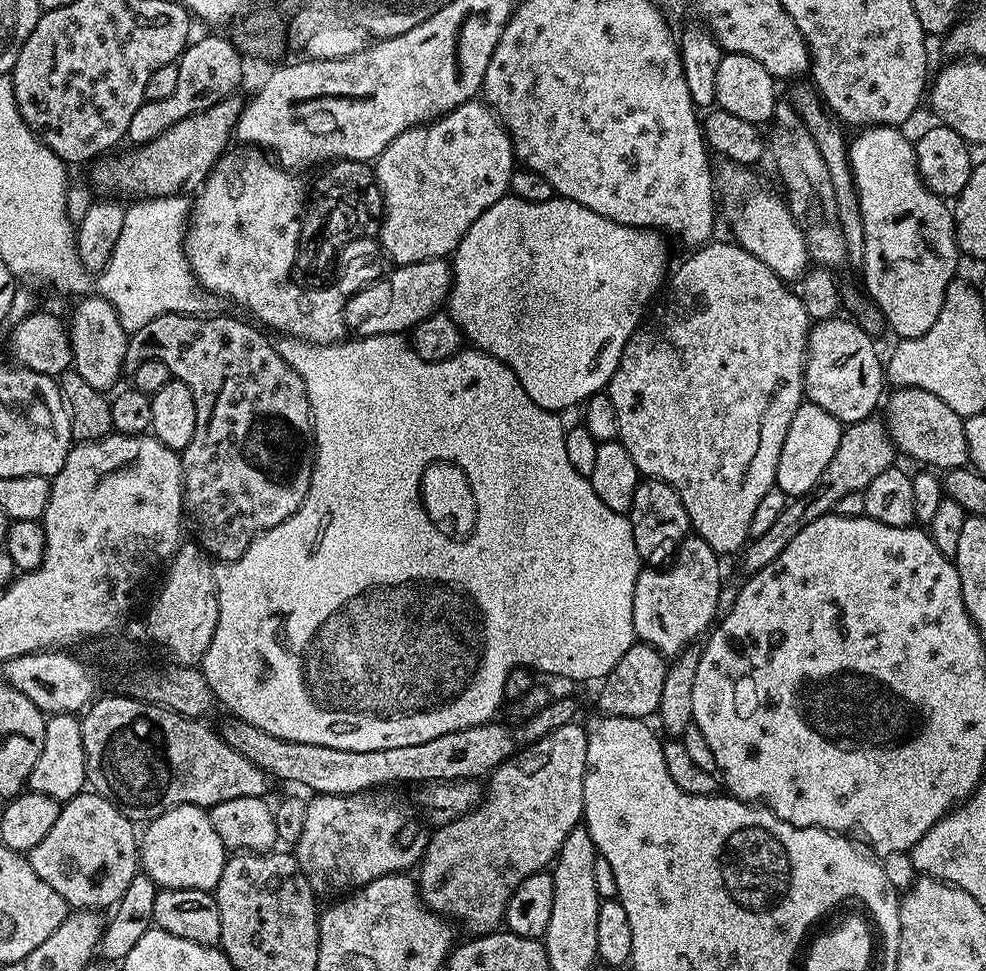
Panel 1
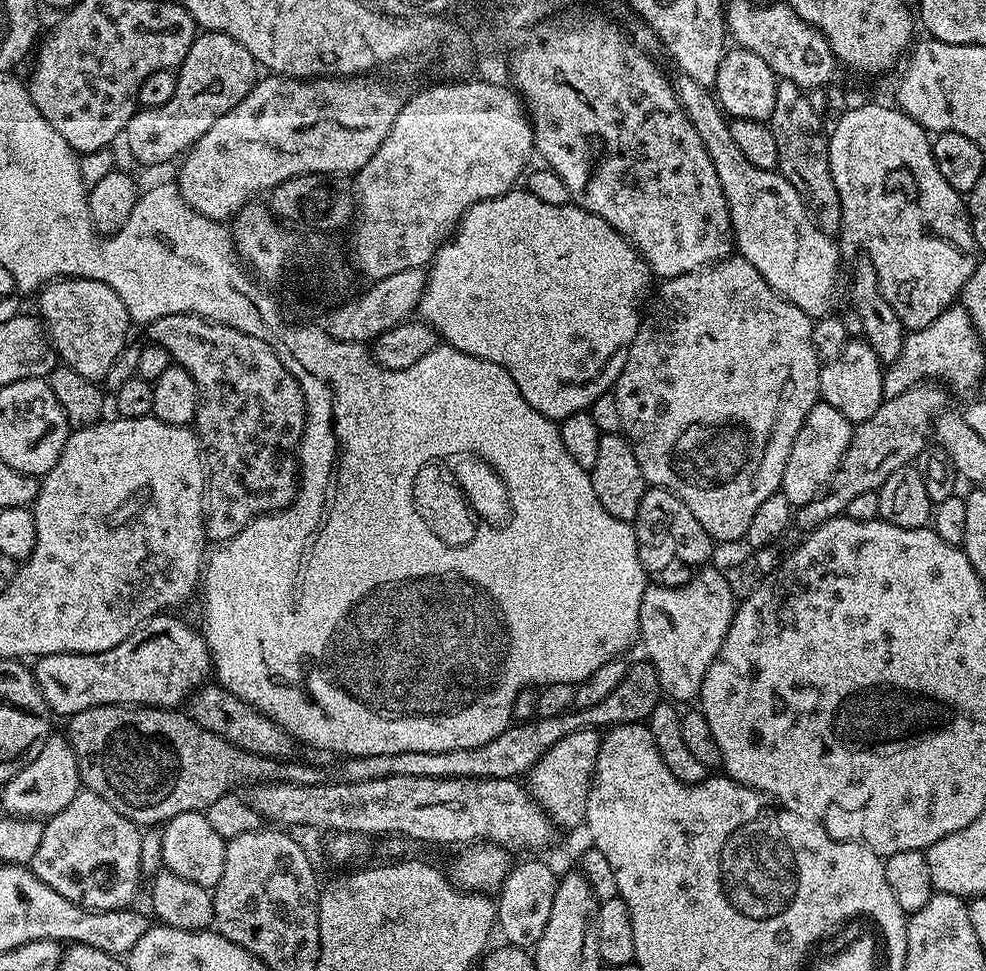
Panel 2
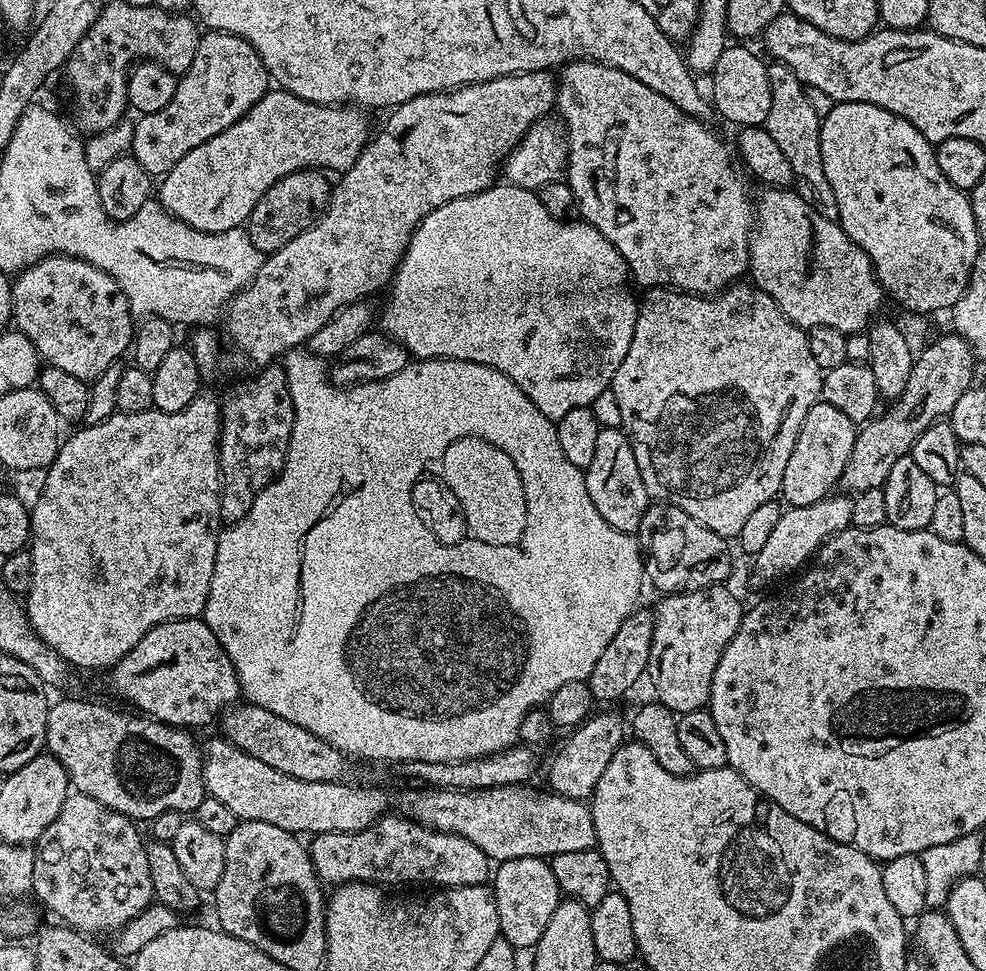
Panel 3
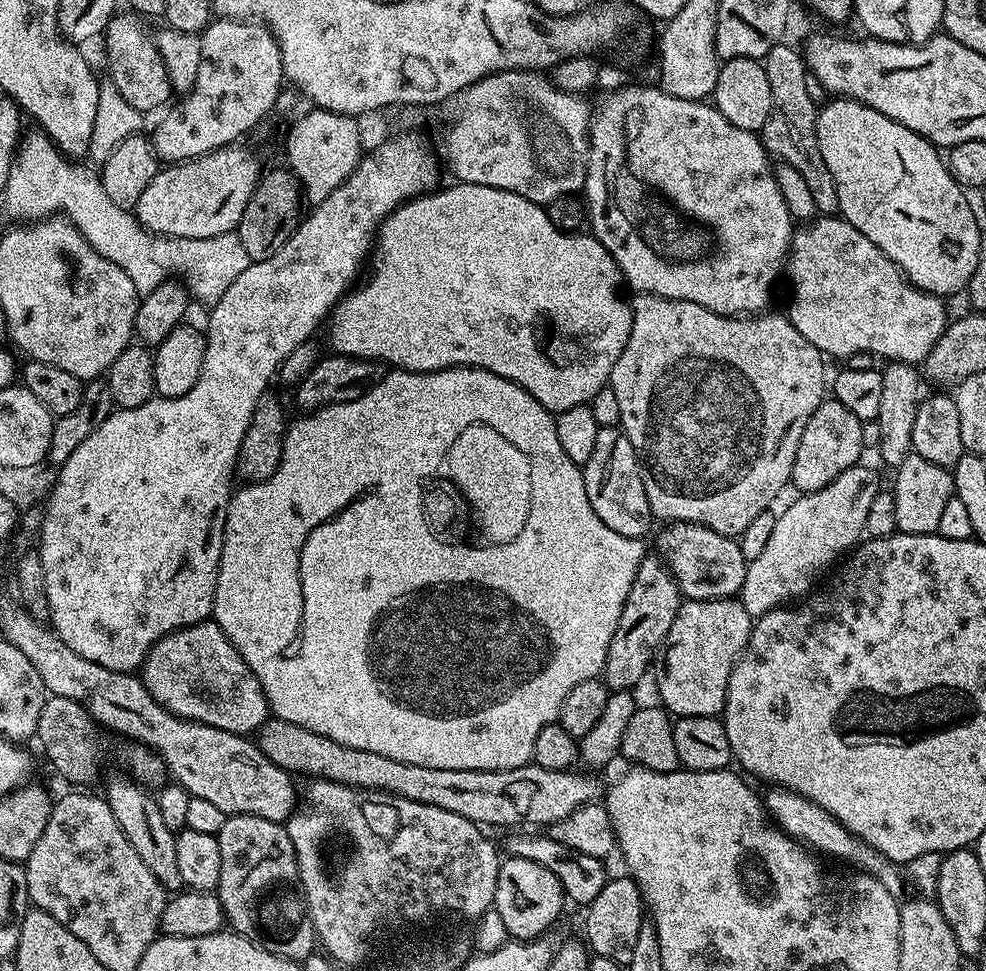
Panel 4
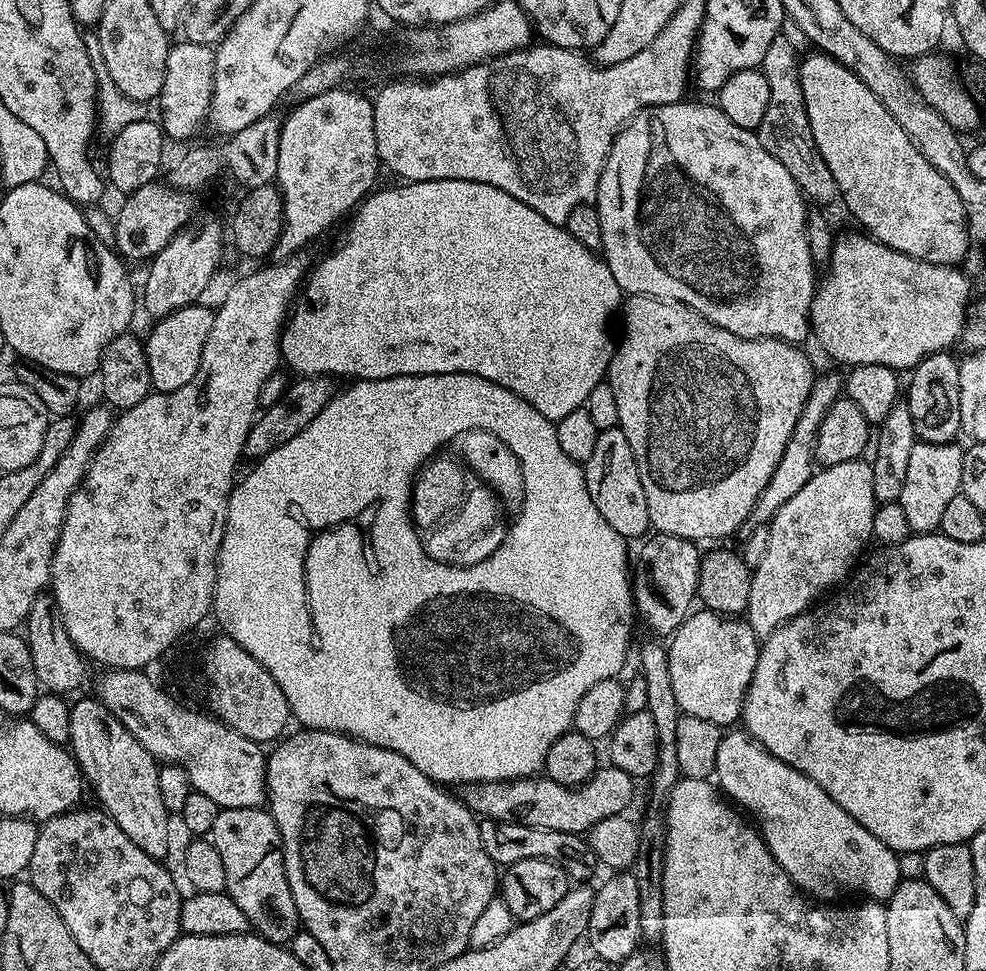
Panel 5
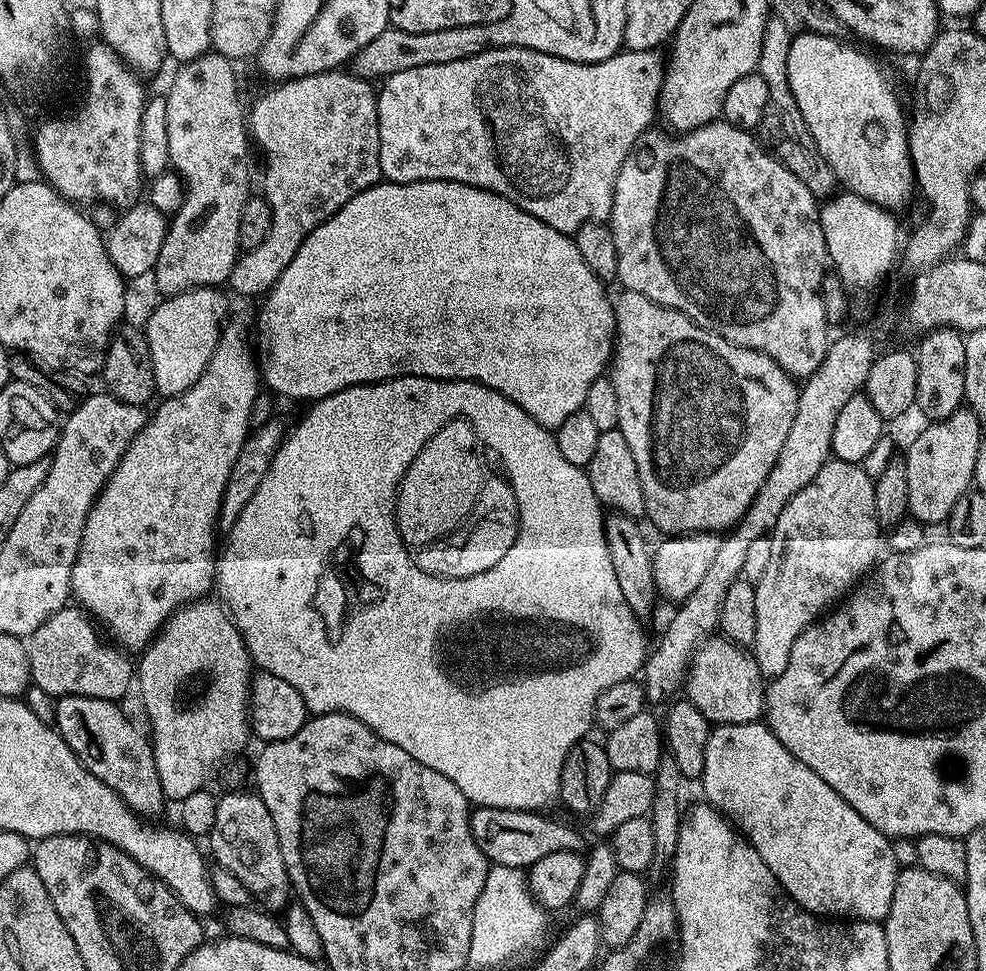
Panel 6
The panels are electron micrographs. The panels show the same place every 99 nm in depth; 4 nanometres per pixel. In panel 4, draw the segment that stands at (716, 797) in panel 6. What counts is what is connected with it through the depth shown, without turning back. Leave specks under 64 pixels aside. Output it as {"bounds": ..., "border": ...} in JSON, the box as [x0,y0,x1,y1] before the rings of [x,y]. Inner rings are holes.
{"bounds":[763,786,906,897],"border":[[[776,786],[769,792],[772,793],[763,797],[764,807],[768,809],[768,815],[777,828],[781,828],[792,839],[800,841],[801,844],[825,857],[827,857],[826,855],[833,856],[836,860],[849,860],[850,863],[856,864],[852,866],[878,878],[878,882],[882,882],[882,886],[886,886],[886,890],[890,890],[890,894],[899,897],[903,893],[904,884],[906,888],[906,880],[901,869],[886,859],[878,850],[874,850],[866,842],[862,842],[862,838],[850,834],[850,830],[841,826],[829,812],[822,810],[817,804],[811,804],[809,800],[803,800],[802,797],[794,792],[789,792],[786,788]]]}

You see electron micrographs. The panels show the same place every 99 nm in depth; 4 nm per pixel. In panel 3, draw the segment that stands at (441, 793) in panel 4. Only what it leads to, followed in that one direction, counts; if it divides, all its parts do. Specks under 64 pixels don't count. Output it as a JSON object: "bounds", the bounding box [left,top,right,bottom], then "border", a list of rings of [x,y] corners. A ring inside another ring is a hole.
{"bounds":[218,702,352,782],"border":[[[237,702],[219,717],[218,725],[223,739],[238,746],[250,758],[258,758],[258,762],[266,762],[273,770],[282,774],[290,774],[290,778],[302,778],[302,782],[344,782],[352,772],[349,757],[339,752],[330,742],[322,742],[318,734],[310,734],[310,730],[302,730],[295,722],[286,722],[286,718],[278,718],[278,714],[270,714],[270,710],[262,710],[262,706],[247,702]]]}

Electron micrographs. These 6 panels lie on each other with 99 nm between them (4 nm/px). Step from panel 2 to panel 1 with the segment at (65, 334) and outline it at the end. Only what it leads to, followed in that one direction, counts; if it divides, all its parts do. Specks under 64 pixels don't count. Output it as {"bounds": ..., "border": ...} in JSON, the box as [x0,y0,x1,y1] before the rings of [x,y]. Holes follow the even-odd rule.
{"bounds":[70,294,129,393],"border":[[[93,294],[78,301],[72,312],[72,320],[70,319],[74,371],[82,374],[82,378],[86,378],[86,382],[90,382],[94,390],[111,393],[117,387],[115,384],[119,382],[120,376],[125,375],[124,359],[129,335],[118,318],[116,307],[103,296]]]}

